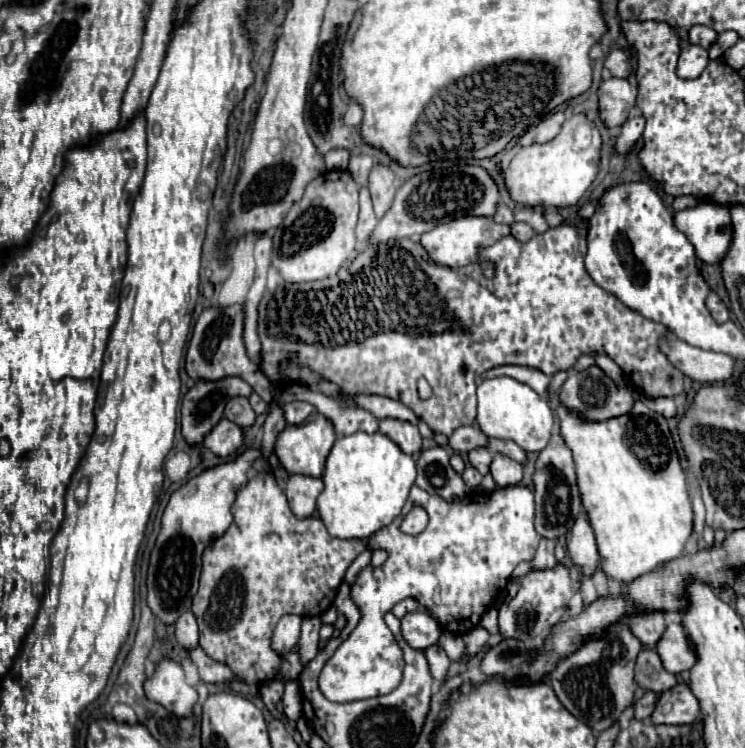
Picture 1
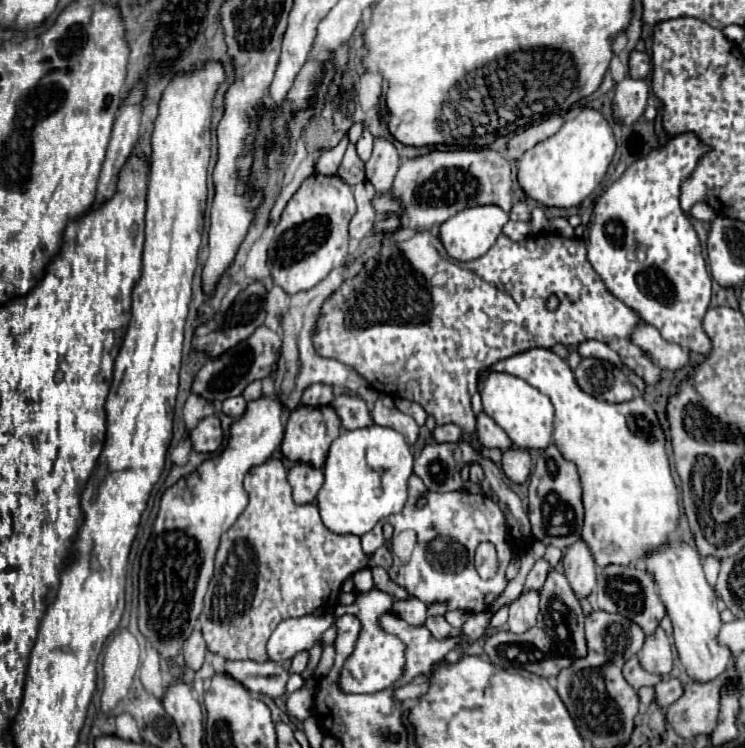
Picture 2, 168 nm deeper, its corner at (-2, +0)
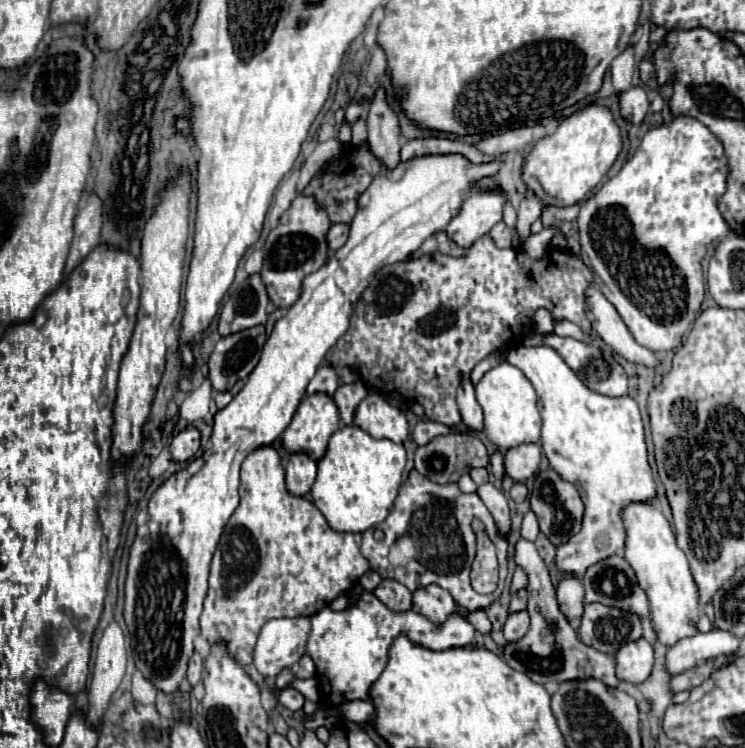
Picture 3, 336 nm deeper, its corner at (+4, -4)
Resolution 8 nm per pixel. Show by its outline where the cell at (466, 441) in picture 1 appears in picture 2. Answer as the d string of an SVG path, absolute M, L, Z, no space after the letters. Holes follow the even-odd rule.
M444 424L444 426L436 426L432 436L434 436L436 442L454 444L454 442L458 442L462 438L462 430L458 430L458 426L454 426L454 424Z

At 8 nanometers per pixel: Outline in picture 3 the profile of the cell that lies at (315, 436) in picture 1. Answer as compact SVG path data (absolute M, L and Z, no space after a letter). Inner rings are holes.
M312 394L294 412L290 426L282 434L282 446L288 454L308 454L308 458L318 462L338 428L340 416L334 400L326 394Z

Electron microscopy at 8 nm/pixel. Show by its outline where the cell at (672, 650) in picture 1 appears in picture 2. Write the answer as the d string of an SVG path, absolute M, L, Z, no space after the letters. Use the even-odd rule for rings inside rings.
M658 628L654 634L646 636L644 646L638 652L638 658L640 658L640 666L646 672L662 676L662 674L668 674L672 670L674 656L670 652L670 642L668 642L662 628Z

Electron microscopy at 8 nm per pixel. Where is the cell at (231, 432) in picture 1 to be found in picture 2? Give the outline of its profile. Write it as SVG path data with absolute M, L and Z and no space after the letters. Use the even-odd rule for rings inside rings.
M212 414L206 416L190 434L188 434L190 442L192 442L192 450L194 452L216 452L222 444L222 428L220 428L220 420Z

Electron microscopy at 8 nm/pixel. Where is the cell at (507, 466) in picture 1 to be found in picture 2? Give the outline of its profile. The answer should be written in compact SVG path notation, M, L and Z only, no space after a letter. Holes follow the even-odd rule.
M508 448L502 456L502 470L504 474L512 480L512 482L526 482L532 470L532 458L528 450L520 450L520 448Z

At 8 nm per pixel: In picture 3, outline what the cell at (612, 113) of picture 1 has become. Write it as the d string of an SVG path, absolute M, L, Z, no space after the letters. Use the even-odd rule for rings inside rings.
M632 86L626 92L620 92L620 100L618 100L618 108L620 108L620 116L630 122L630 124L640 124L650 108L650 102L646 98L646 92L642 86Z

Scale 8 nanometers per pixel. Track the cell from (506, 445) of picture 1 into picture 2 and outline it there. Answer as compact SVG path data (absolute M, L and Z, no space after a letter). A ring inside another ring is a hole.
M480 412L476 416L476 434L478 440L484 448L500 448L500 450L508 450L512 446L510 438L506 436L506 432L484 412Z

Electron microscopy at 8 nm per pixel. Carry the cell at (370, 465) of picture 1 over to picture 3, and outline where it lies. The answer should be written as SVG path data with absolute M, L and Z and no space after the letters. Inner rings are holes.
M356 424L342 426L334 432L324 458L318 462L318 476L310 491L314 506L324 514L332 530L364 532L394 510L406 462L402 444L386 438L376 440Z

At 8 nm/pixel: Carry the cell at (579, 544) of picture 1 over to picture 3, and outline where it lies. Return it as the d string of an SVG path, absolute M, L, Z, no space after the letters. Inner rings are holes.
M564 574L558 582L558 604L568 620L582 616L584 612L584 586L576 574Z

